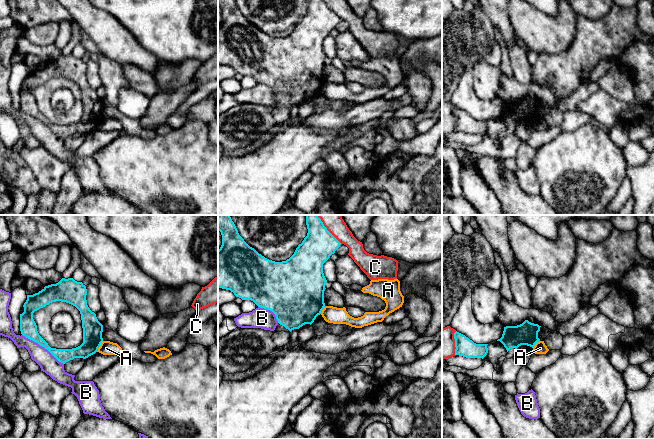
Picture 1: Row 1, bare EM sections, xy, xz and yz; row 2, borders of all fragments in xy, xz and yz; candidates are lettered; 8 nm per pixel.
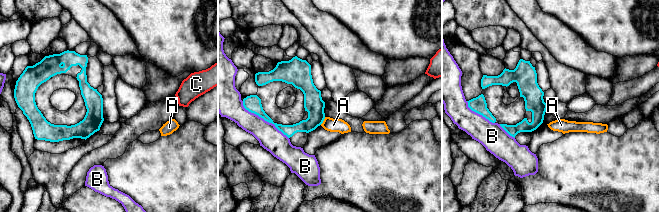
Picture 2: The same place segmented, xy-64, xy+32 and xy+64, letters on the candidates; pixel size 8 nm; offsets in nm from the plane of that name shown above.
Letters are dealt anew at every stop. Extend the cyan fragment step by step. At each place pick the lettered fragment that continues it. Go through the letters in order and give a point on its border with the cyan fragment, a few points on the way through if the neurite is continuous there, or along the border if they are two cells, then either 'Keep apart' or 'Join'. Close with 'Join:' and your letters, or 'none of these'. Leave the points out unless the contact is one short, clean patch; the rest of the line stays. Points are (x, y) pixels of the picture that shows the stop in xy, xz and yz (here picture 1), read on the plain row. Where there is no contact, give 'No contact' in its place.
A: Touches cyan at xy (99, 122). Boundary: xy (103, 117), (97, 127). Keep apart
B: Touches cyan at xy (43, 122). Boundary: xy (22, 110), (46, 124), (63, 140). Keep apart
C: Touches cyan at xz (331, 10). Boundary: xz (323, 0), (341, 19). Keep apart
Join: none of these

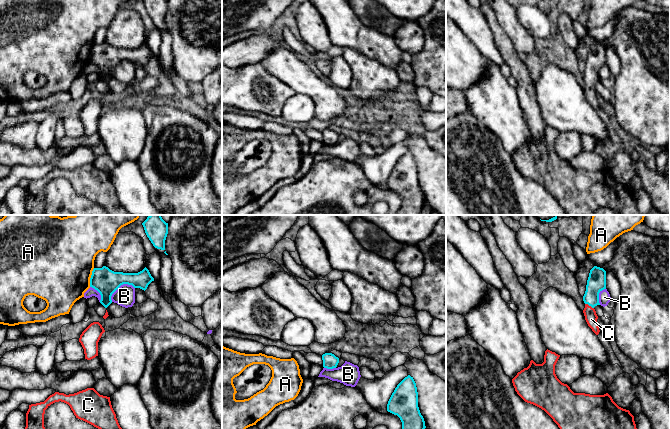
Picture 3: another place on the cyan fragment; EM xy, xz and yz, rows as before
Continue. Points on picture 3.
A: Touches cyan at xy (91, 53). Keep apart
B: Touches cyan at xy (119, 62). Keep apart
C: Touches cyan at yz (589, 81). Path across: yz (596, 58), (589, 81), (591, 93). Join
Join: C

